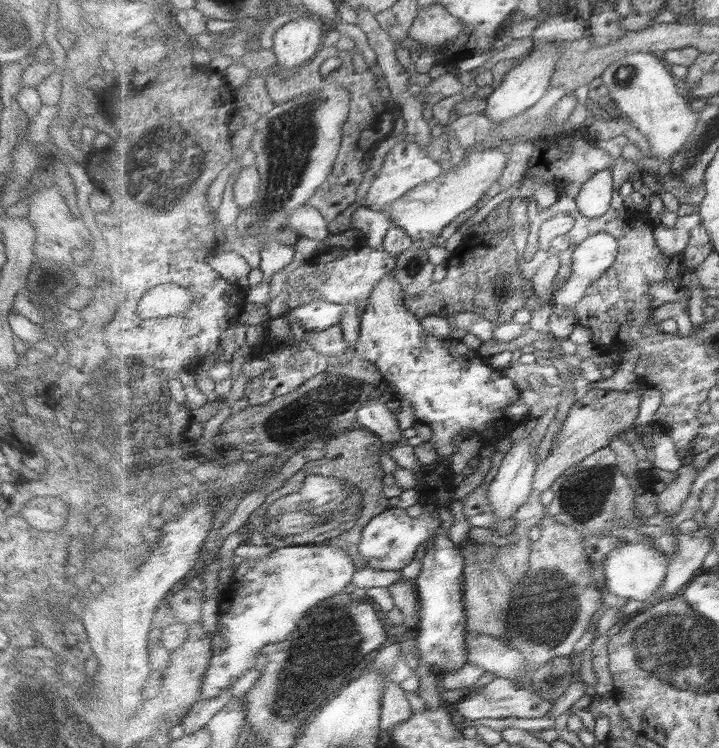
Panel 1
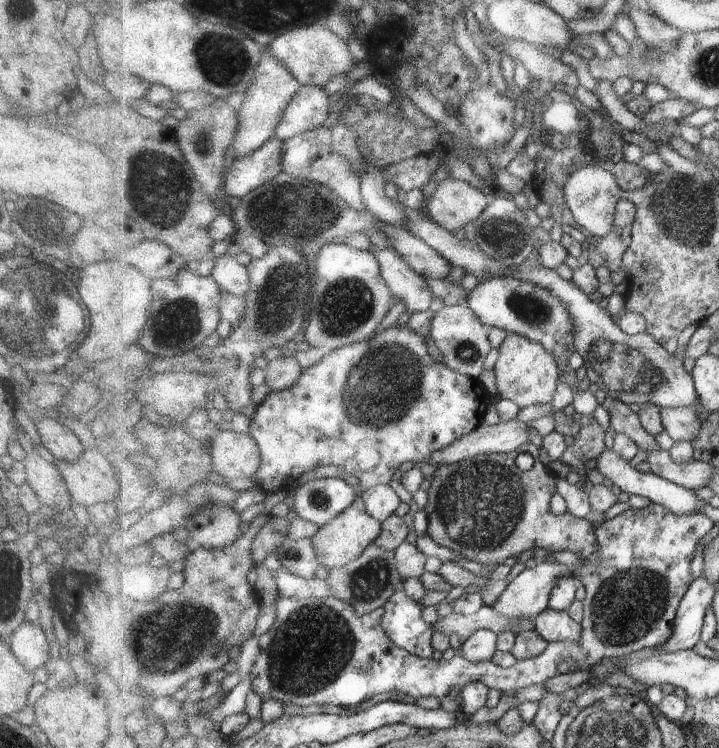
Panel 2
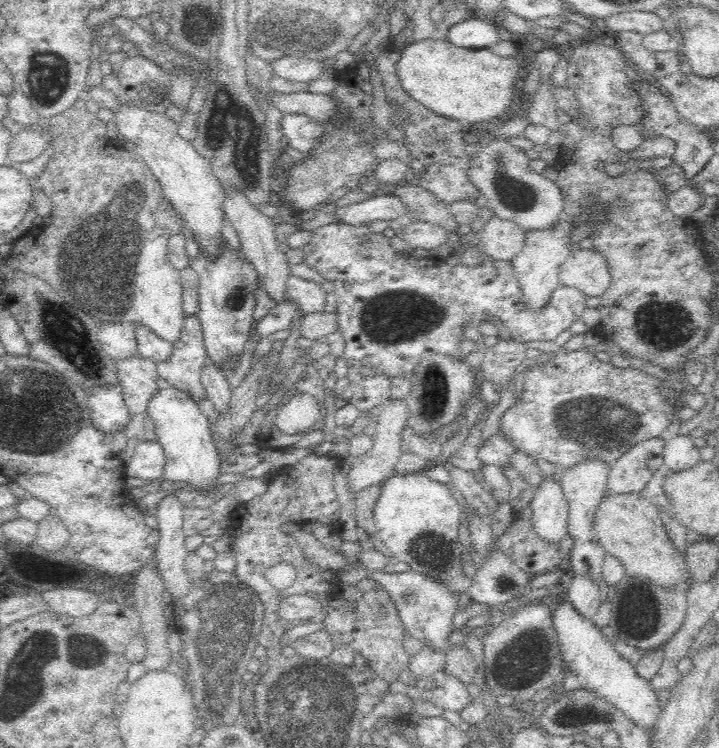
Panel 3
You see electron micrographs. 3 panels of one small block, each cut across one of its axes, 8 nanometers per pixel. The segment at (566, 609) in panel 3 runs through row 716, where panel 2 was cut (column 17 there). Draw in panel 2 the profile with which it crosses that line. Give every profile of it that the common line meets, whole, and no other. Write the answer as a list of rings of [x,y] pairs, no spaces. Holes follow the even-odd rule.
[[[20,624],[9,636],[8,644],[18,662],[31,673],[42,668],[49,659],[50,645],[40,625]]]

